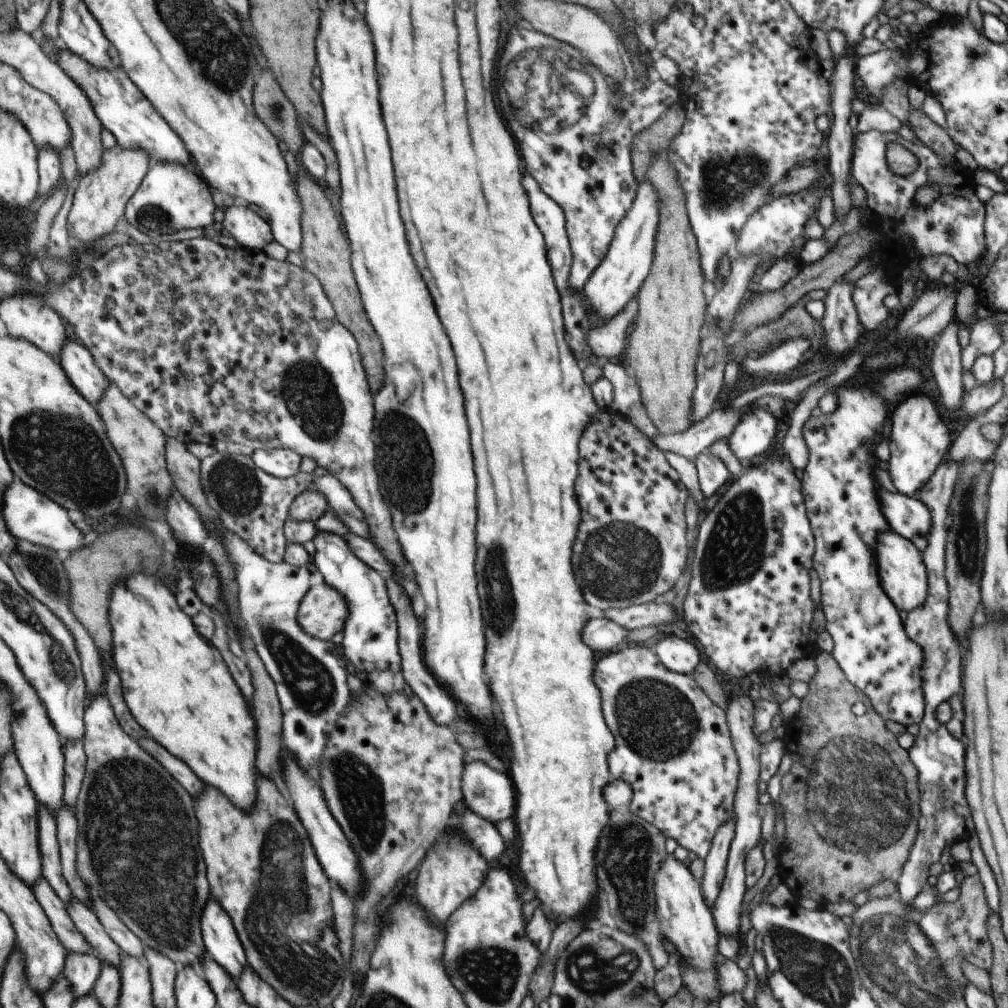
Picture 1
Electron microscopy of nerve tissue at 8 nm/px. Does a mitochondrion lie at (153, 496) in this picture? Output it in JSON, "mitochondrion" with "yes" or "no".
{"mitochondrion":"yes"}

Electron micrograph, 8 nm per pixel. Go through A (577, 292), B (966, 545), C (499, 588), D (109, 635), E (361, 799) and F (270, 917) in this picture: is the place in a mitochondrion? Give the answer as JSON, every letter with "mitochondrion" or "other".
{"A":"other","B":"mitochondrion","C":"mitochondrion","D":"other","E":"mitochondrion","F":"mitochondrion"}

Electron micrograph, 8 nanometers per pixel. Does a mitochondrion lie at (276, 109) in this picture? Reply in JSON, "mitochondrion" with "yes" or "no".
{"mitochondrion":"yes"}

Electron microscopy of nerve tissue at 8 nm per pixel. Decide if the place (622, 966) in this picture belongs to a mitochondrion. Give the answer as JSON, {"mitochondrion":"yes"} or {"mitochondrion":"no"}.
{"mitochondrion":"yes"}

